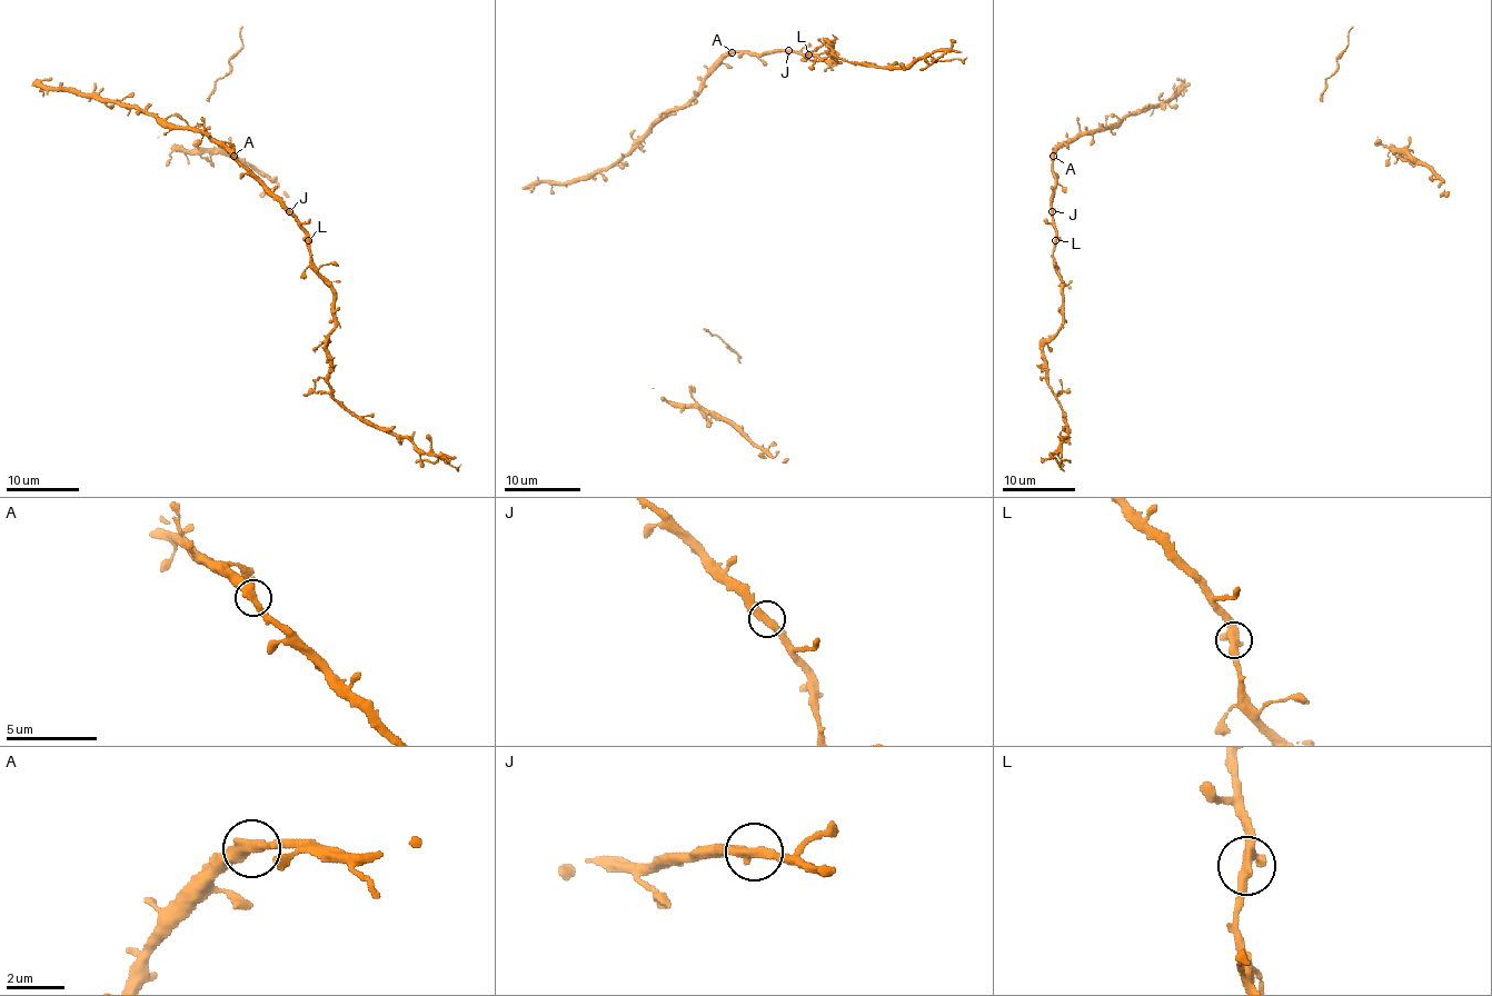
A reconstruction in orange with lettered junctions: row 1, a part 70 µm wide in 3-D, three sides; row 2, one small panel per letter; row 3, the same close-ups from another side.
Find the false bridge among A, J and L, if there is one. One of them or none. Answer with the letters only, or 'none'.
none

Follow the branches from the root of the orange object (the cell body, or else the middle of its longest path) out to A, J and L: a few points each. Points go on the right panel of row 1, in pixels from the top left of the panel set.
A: (1081, 132), (1067, 139), (1053, 156)
J: (1081, 132), (1067, 139), (1053, 156), (1055, 192), (1052, 211)
L: (1081, 132), (1053, 156), (1055, 195), (1052, 217), (1055, 240)

